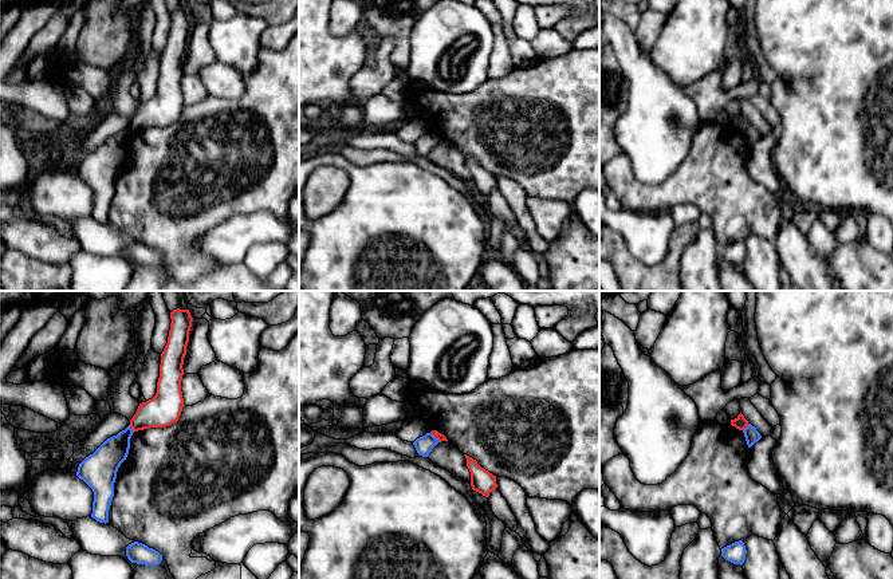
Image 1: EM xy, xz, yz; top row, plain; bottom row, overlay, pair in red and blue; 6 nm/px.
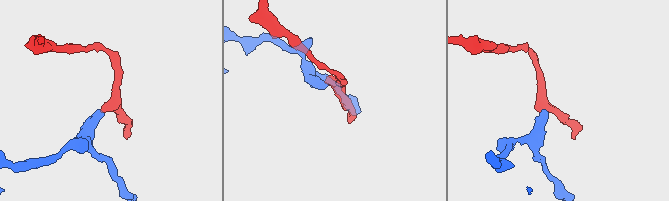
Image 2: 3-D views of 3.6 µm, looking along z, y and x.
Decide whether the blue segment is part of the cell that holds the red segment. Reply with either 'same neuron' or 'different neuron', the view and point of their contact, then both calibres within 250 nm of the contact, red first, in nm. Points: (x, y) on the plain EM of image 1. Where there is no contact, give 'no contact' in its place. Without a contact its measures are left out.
different neuron | yz (746, 126) | 80/90 nm

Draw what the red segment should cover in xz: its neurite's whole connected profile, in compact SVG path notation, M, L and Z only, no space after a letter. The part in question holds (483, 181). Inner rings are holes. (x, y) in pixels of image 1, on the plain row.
M464 154L467 158L467 166L471 172L471 186L473 190L488 197L489 193L497 188L496 176L481 168L476 159Z

